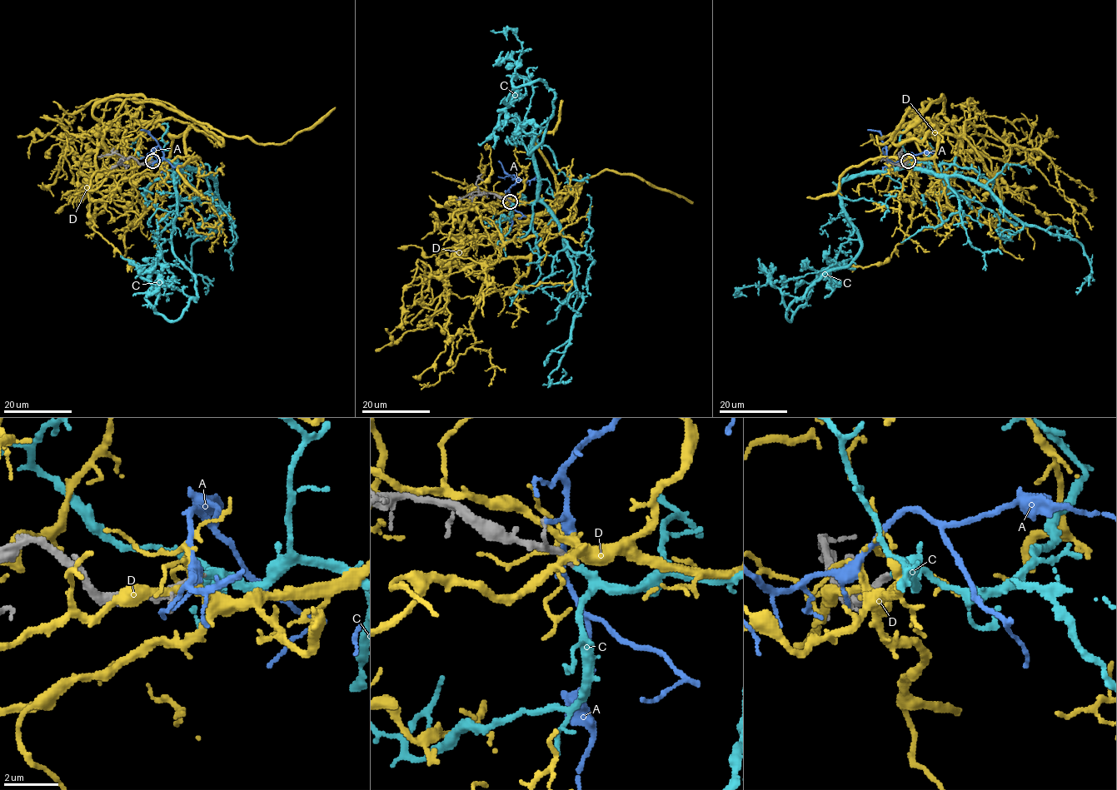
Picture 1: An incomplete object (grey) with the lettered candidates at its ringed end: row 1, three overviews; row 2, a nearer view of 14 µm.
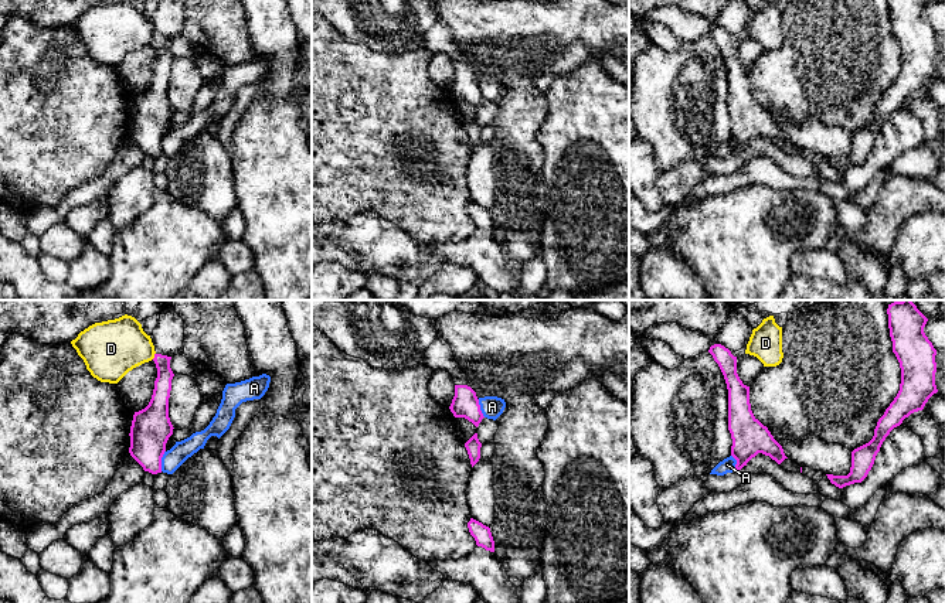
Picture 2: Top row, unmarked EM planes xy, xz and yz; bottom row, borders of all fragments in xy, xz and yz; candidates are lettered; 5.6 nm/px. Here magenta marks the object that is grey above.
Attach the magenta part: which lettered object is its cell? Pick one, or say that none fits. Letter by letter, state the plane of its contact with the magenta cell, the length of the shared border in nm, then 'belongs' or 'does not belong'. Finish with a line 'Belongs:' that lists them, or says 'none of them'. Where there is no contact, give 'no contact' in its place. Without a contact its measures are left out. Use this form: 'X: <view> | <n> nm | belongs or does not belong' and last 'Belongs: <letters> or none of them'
A: xy | 120 nm | does not belong
C: no contact | belongs
D: xy | 40 nm | does not belong
Belongs: C

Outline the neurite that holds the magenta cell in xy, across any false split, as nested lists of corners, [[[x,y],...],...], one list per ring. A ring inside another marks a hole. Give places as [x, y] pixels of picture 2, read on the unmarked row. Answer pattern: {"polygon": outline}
{"polygon": [[[154,37],[157,61],[153,78],[145,92],[135,95],[129,116],[130,139],[152,157],[162,156],[162,140],[174,112],[169,100],[169,81],[174,59],[170,42],[171,40]]]}

